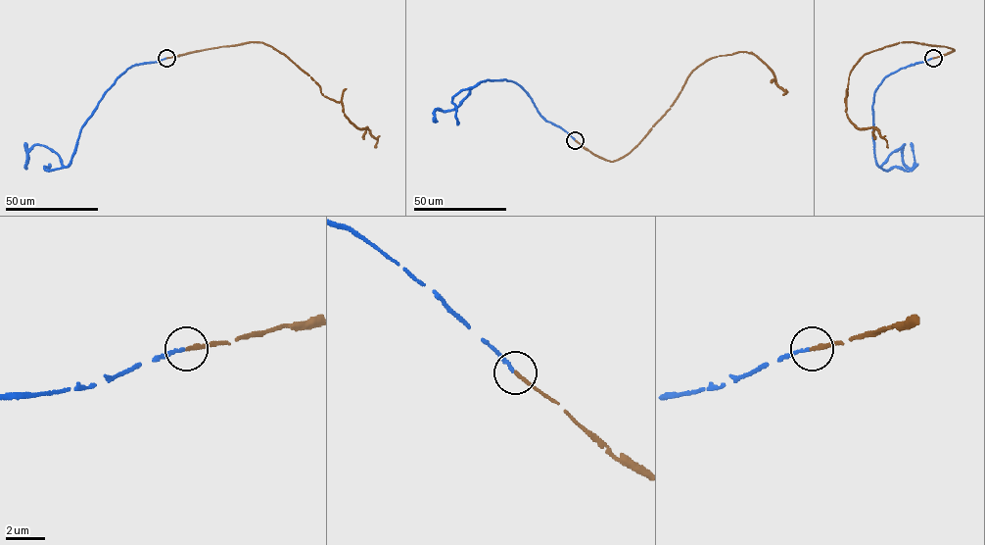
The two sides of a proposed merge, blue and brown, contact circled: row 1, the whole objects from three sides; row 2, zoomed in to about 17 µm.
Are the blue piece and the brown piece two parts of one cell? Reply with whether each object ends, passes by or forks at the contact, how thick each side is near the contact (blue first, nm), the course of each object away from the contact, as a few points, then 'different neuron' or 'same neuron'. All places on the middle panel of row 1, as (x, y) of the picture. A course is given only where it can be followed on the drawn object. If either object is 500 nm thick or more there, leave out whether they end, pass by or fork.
blue ends there; brown ends there; 160 nm thick on the blue side, 200 nm on the other; blue runs (575, 140), (540, 115), (523, 88), (506, 79), (478, 82), (457, 107), (436, 109), (437, 121), (433, 118); brown runs (575, 140), (608, 161), (630, 153), (670, 109), (691, 72), (719, 56), (751, 52), (773, 72), (784, 94); same neuron

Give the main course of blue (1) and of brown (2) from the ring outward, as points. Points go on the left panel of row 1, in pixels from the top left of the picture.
1: (166, 58), (132, 66), (116, 79), (85, 121), (67, 167), (55, 152), (34, 145), (26, 169), (24, 142)
2: (166, 58), (262, 42), (310, 76), (324, 96), (341, 102), (351, 123), (377, 138), (376, 147)

